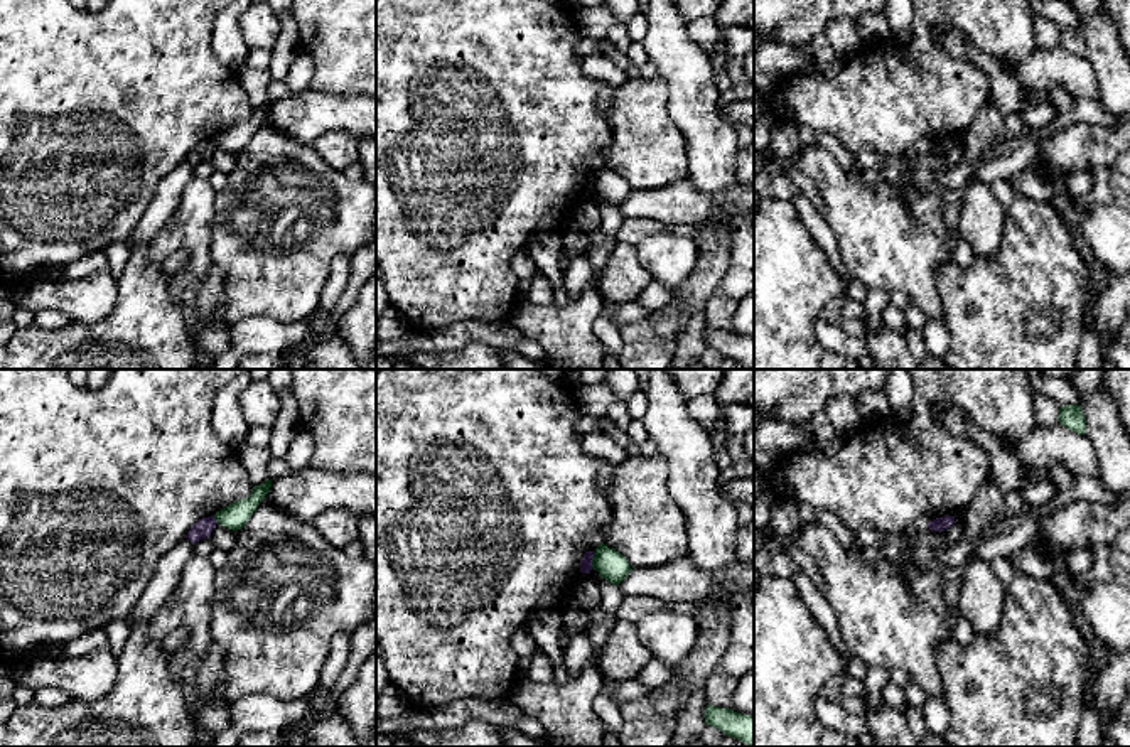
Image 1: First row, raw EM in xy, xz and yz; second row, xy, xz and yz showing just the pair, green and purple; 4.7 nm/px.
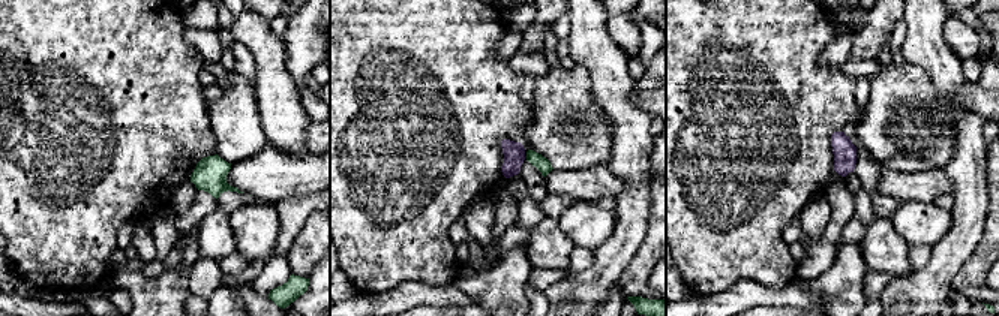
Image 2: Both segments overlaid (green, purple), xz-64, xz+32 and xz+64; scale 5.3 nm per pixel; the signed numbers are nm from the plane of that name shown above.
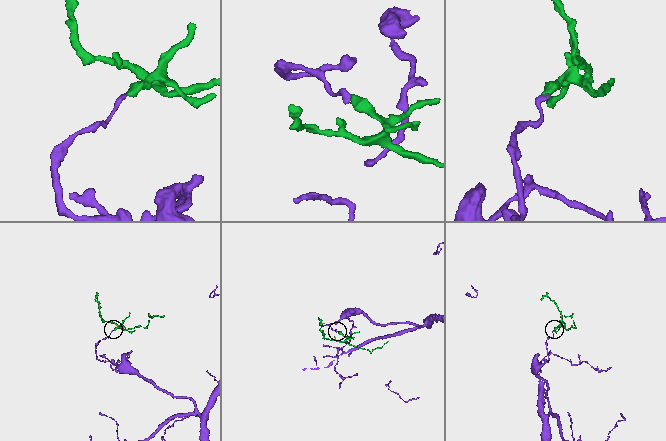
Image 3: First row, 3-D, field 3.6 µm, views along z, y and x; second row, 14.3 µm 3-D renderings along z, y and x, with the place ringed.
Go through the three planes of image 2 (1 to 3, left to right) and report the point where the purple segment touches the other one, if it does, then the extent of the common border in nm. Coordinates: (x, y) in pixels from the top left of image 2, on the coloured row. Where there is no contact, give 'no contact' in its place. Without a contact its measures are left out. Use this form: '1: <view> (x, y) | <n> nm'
1: no contact
2: no contact
3: no contact

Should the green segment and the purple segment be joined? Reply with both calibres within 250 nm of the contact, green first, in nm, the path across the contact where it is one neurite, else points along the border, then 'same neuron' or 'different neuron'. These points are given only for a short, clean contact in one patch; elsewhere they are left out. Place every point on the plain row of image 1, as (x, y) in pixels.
140 nm thick on the green side, 60 nm on the other; border along xz (594, 174), (591, 189); different neuron

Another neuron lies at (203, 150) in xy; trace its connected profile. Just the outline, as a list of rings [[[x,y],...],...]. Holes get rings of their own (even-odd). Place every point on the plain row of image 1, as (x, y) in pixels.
[[[214,138],[202,140],[187,153],[186,160],[194,167],[202,160],[209,160],[216,147]]]

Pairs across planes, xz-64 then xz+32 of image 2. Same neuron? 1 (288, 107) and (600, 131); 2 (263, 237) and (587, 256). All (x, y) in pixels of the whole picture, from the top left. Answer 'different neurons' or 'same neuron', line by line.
1: different neurons
2: different neurons

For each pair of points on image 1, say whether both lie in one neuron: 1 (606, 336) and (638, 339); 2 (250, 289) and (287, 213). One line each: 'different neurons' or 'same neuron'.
1: different neurons
2: same neuron

